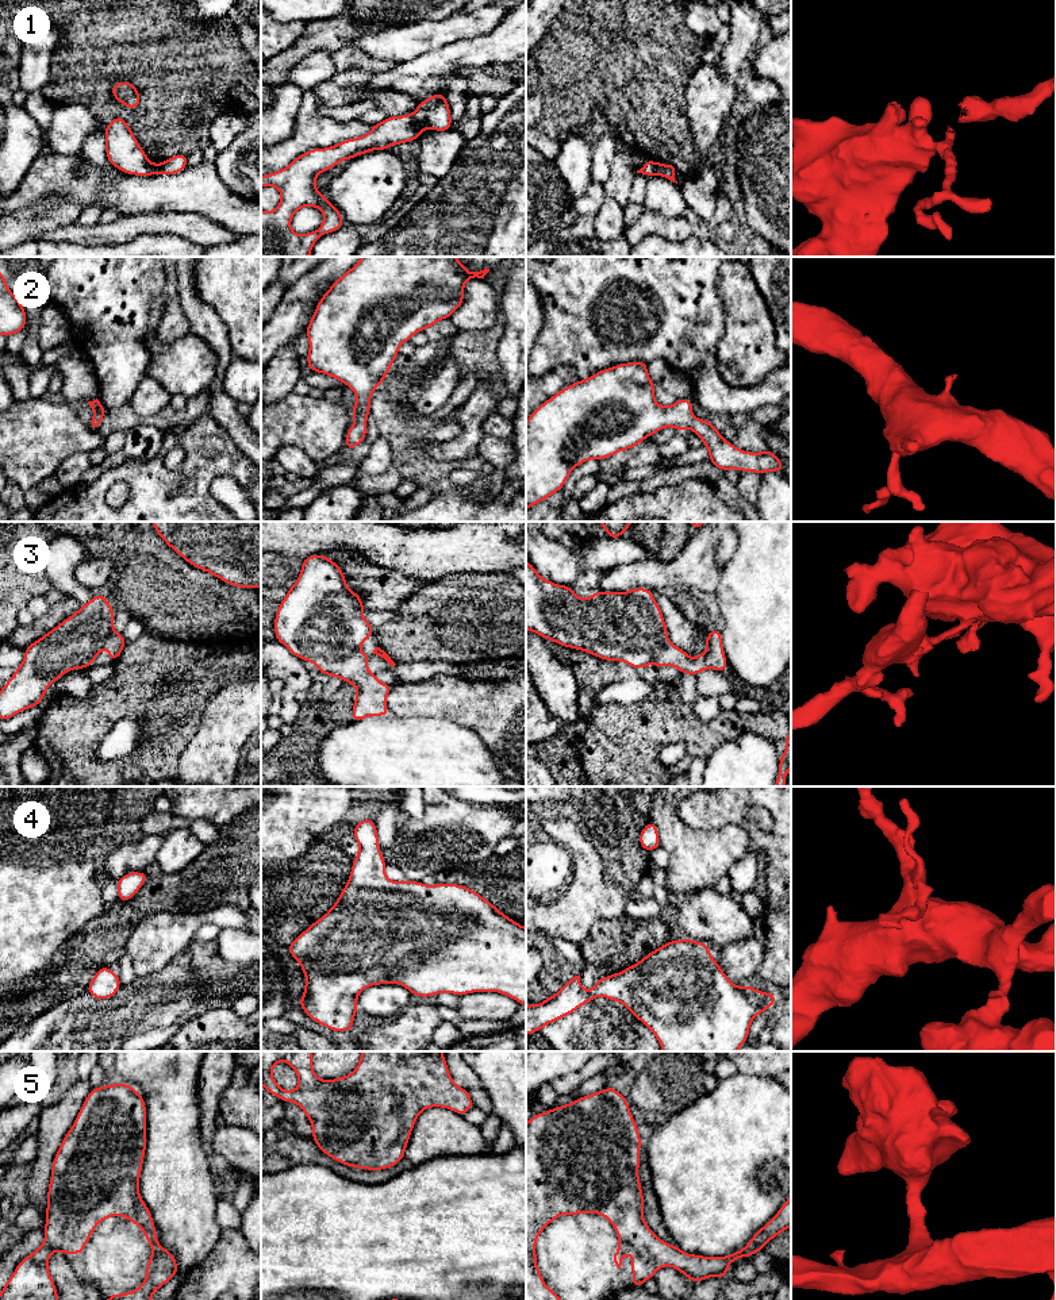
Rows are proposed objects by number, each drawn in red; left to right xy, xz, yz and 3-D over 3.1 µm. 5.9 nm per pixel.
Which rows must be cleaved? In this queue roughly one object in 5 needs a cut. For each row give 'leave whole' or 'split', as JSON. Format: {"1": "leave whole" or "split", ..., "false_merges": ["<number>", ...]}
{"1": "split", "2": "leave whole", "3": "split", "4": "leave whole", "5": "leave whole", "false_merges": ["1", "3"]}

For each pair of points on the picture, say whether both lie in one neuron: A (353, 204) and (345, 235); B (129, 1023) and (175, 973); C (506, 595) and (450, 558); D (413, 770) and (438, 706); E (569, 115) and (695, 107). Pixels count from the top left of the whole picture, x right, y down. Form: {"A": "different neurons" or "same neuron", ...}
{"A": "different neurons", "B": "same neuron", "C": "different neurons", "D": "different neurons", "E": "different neurons"}

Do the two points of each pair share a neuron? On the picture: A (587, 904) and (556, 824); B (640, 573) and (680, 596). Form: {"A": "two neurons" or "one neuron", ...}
{"A": "one neuron", "B": "two neurons"}

